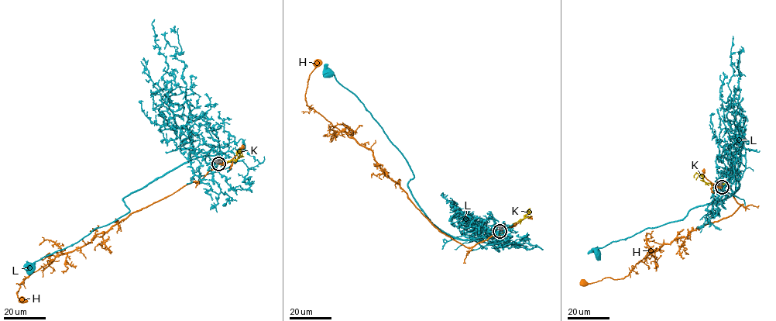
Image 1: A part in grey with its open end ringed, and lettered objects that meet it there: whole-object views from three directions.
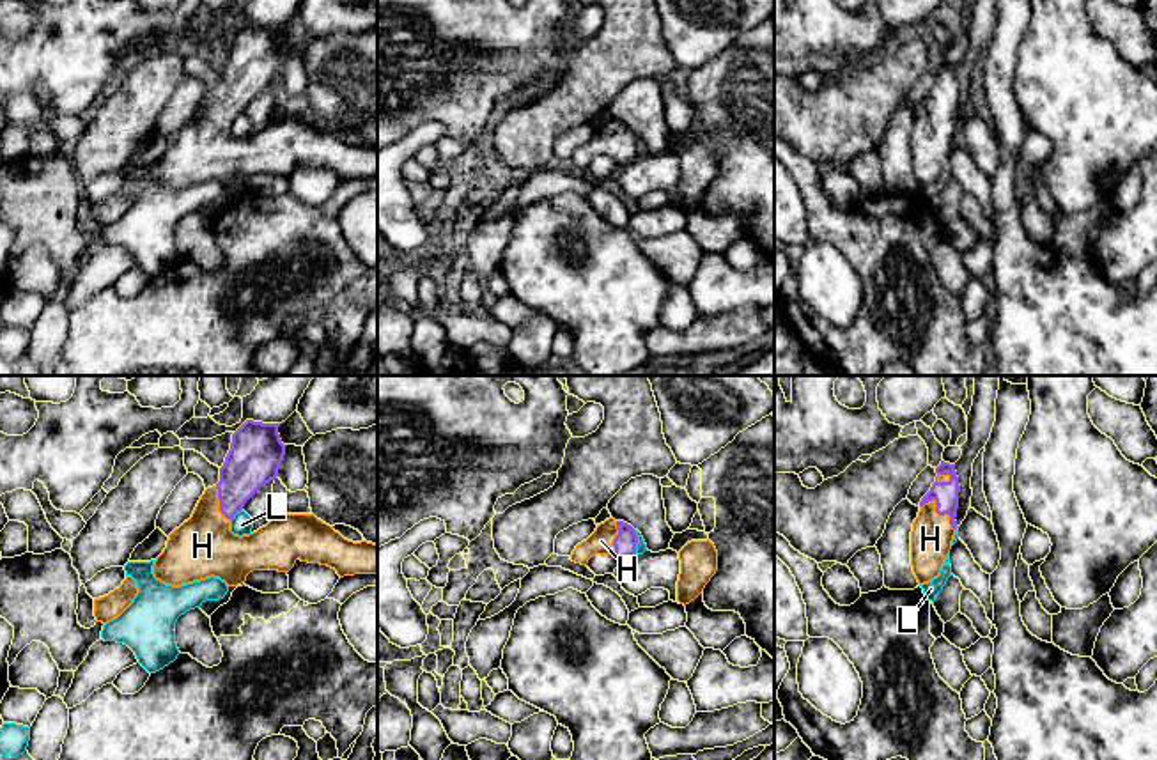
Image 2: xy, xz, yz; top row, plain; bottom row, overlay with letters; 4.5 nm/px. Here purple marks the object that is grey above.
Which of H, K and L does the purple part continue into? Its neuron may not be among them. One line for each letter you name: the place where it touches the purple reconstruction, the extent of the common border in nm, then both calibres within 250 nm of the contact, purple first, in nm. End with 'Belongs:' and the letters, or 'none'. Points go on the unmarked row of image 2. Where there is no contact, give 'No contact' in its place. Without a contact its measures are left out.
H: Touches purple at yz (938, 116). Shared border 200 nm. Thickness 110 nm (purple) against 190 nm
Belongs: H

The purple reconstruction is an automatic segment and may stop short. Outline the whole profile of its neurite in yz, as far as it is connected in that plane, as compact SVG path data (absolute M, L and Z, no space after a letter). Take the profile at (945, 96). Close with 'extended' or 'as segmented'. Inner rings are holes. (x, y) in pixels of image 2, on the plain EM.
M941 64L936 76L911 135L911 168L920 188L939 179L959 131L955 120L960 89L955 67Z; extended

